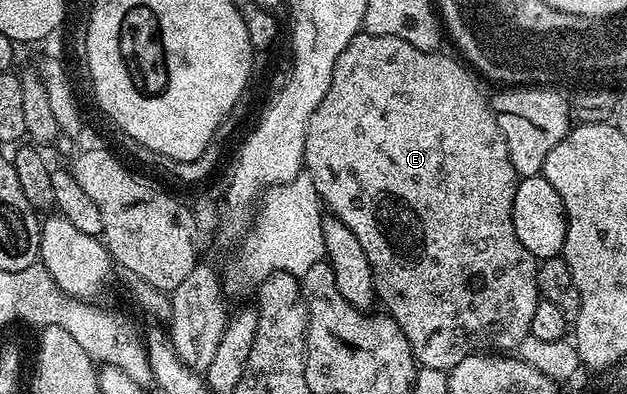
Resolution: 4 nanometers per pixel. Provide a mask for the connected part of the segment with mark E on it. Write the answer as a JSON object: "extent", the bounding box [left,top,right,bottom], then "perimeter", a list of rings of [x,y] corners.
{"extent":[304,32,542,371],"perimeter":[[[367,32],[356,34],[338,56],[338,64],[334,64],[330,92],[322,96],[322,104],[318,104],[310,116],[304,149],[304,170],[314,180],[321,203],[327,209],[329,206],[332,209],[329,211],[346,224],[346,228],[354,232],[358,244],[362,244],[362,252],[366,252],[366,260],[370,260],[377,299],[382,306],[384,302],[383,309],[388,317],[398,324],[398,328],[402,328],[406,340],[412,345],[412,355],[417,363],[423,368],[444,371],[451,370],[458,360],[471,354],[515,351],[521,340],[530,334],[534,308],[538,308],[542,300],[536,279],[538,259],[522,248],[522,240],[518,240],[514,232],[512,209],[518,175],[514,164],[510,164],[510,152],[506,152],[502,128],[498,128],[489,99],[486,94],[484,98],[476,83],[477,75],[463,61],[457,61],[447,58],[444,52],[414,48],[414,44],[406,44],[406,40],[398,40],[396,36],[378,36]]]}

